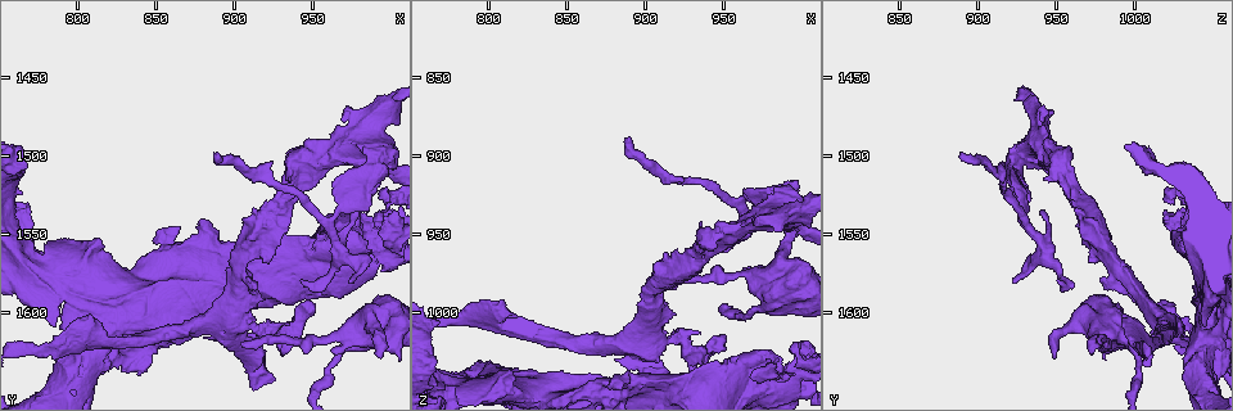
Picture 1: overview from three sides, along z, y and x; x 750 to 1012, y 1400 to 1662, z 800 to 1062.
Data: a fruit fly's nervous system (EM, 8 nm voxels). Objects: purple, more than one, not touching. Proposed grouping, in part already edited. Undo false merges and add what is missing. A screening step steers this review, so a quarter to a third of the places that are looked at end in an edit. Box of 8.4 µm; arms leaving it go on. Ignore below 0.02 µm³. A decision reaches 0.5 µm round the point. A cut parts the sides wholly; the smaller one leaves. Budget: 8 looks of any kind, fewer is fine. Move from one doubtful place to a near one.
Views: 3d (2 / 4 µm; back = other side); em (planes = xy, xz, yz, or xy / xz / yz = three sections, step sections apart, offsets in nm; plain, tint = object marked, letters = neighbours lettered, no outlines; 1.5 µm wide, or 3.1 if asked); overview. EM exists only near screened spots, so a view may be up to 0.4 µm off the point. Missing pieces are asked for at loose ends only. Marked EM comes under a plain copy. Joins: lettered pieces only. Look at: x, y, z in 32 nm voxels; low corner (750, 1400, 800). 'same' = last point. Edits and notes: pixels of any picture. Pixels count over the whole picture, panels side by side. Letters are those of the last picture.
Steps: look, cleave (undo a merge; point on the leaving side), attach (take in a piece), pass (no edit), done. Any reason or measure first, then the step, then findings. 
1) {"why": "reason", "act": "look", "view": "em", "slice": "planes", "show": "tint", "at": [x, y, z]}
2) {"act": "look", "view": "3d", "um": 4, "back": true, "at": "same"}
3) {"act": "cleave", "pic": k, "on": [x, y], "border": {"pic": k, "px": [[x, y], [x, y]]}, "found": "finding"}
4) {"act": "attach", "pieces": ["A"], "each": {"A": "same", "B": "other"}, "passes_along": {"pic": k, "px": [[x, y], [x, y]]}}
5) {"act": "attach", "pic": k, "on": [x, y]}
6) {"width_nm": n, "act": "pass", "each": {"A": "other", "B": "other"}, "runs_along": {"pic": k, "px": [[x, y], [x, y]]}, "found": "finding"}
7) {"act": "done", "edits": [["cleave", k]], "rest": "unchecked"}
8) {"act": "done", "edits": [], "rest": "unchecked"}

{"why": "thick turns thin", "act": "look", "view": "3d", "um": 4, "back": true, "at": [872, 1554, 1042]}

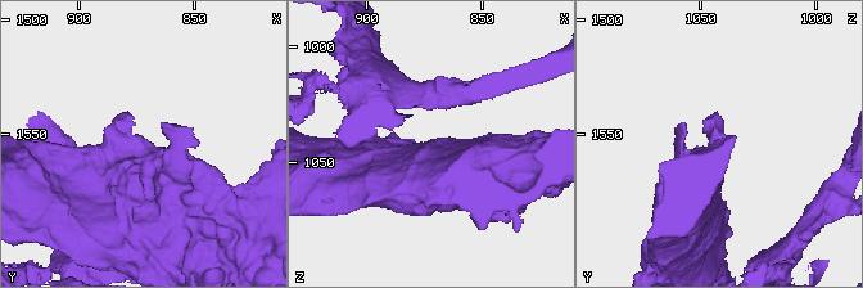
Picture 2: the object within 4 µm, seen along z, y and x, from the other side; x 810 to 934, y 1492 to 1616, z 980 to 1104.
{"act": "look", "view": "em", "slice": "xy", "step": 4, "show": "tint", "at": "same"}

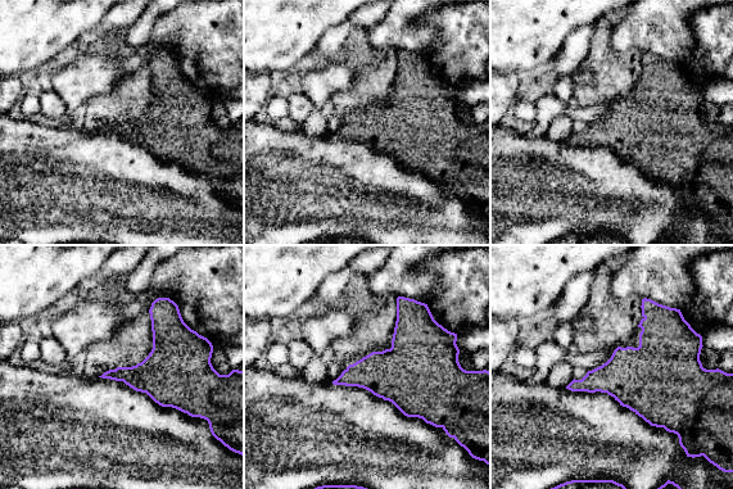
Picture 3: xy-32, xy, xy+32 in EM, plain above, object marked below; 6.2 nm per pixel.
{"why": "another direction", "act": "look", "view": "em", "slice": "planes", "show": "letters", "at": "same"}

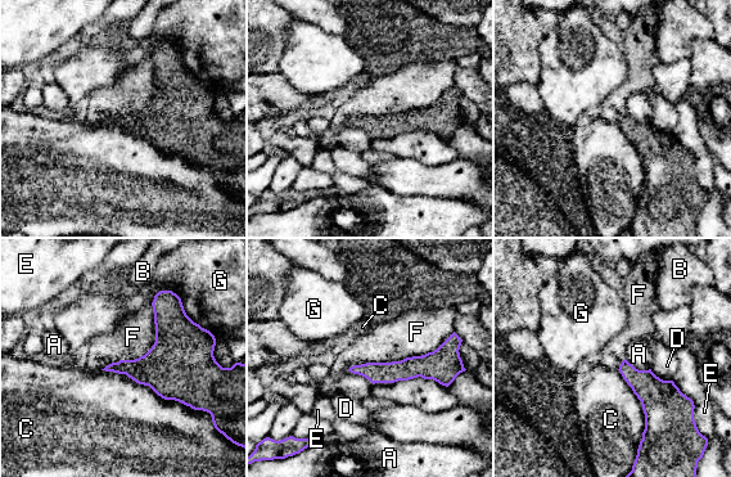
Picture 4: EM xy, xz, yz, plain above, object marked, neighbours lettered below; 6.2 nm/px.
{"act": "pass", "each": {"A": "other", "B": "other", "C": "other", "D": "other", "E": "other", "F": "other", "G": "other"}, "runs_along": {"pic": 4, "px": [[447, 355], [429, 367], [353, 369]]}, "found": "all the same cell"}

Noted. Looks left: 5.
{"why": "branch stops here", "act": "look", "view": "3d", "um": 2, "at": [976, 1580, 920]}

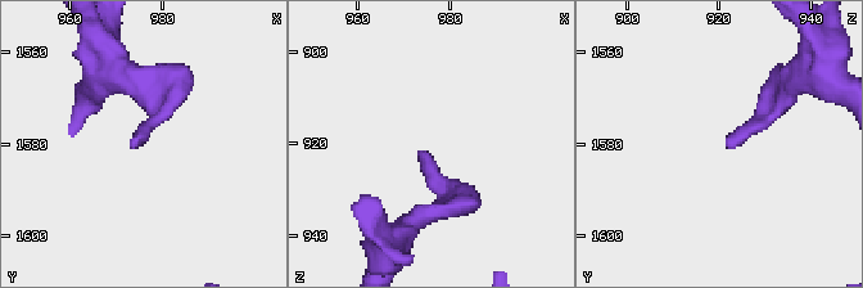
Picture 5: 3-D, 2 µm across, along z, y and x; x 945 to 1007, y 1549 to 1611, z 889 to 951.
{"act": "look", "view": "em", "slice": "xy", "step": 8, "show": "tint", "at": [974, 1581, 922]}

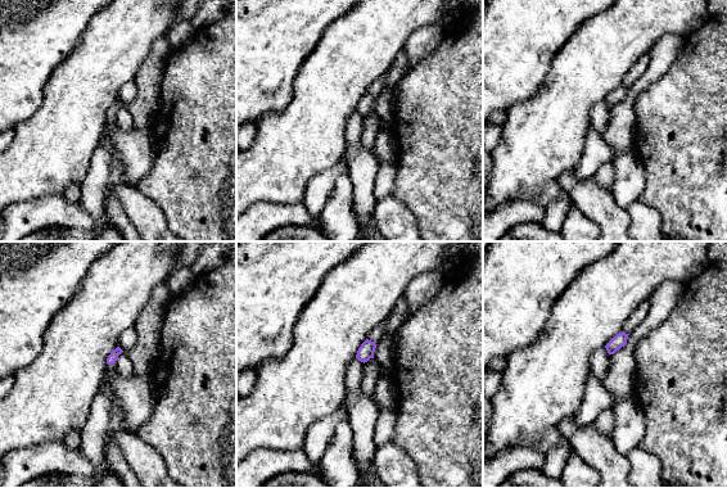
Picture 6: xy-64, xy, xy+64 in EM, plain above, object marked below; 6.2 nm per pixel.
{"why": "another direction", "act": "look", "view": "em", "slice": "yz", "step": 8, "show": "letters", "at": "same"}

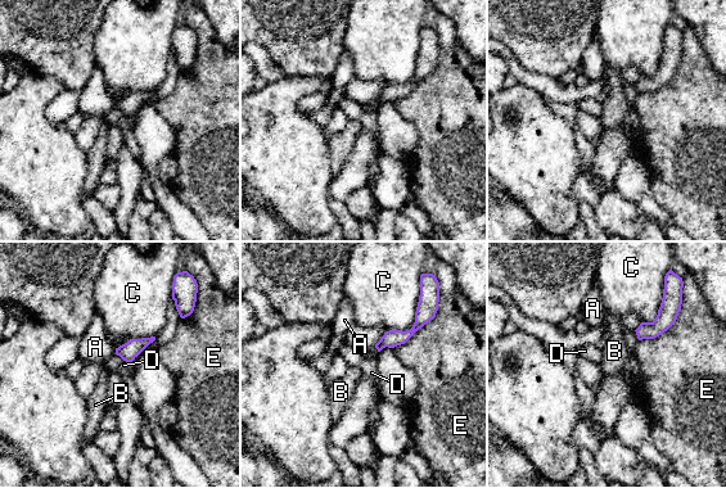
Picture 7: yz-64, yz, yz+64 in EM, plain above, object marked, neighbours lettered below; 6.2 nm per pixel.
{"act": "pass", "each": {"A": "other", "B": "other", "C": "other", "D": "other", "E": "other"}, "runs_along": {"pic": 7, "px": [[423, 319], [406, 335], [379, 346]]}, "found": "none of them fits"}

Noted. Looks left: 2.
{"why": "sudden change in width", "act": "look", "view": "em", "slice": "planes", "show": "tint", "at": [992, 1496, 930]}

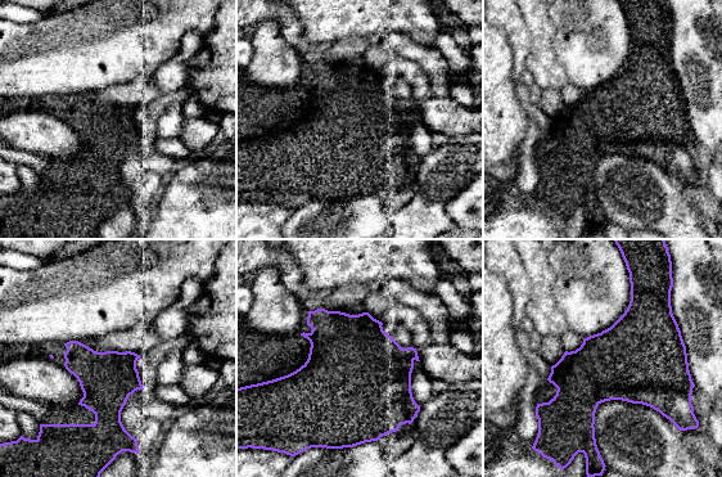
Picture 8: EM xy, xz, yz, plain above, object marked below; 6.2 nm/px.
{"why": "see the neighbours", "act": "look", "view": "em", "slice": "planes", "show": "letters", "at": "same"}

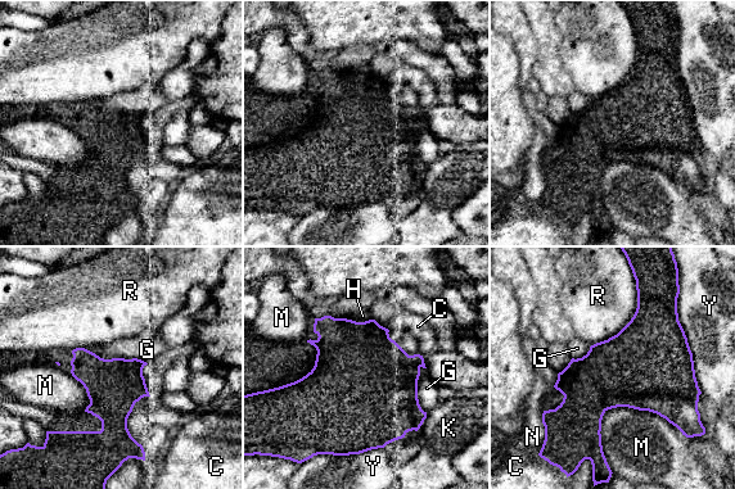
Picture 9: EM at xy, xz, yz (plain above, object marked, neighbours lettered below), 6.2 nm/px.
{"width_nm": 500, "act": "pass", "each": {"C": "other", "G": "other", "H": "other", "K": "other", "M": "other", "N": "other", "R": "other", "Y": "other"}, "found": "continuous, no second cell"}

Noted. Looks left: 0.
{"act": "done", "edits": [], "rest": "unchecked"}

